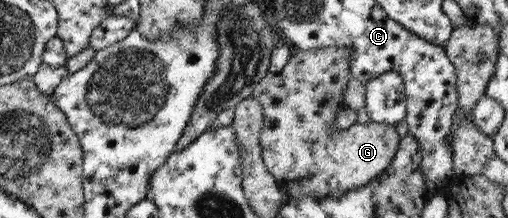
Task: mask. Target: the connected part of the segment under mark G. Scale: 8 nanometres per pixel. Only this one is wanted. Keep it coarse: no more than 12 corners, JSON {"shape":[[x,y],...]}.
{"shape":[[294,51],[251,97],[289,198],[341,197],[398,150],[394,125],[335,128],[352,52]]}

